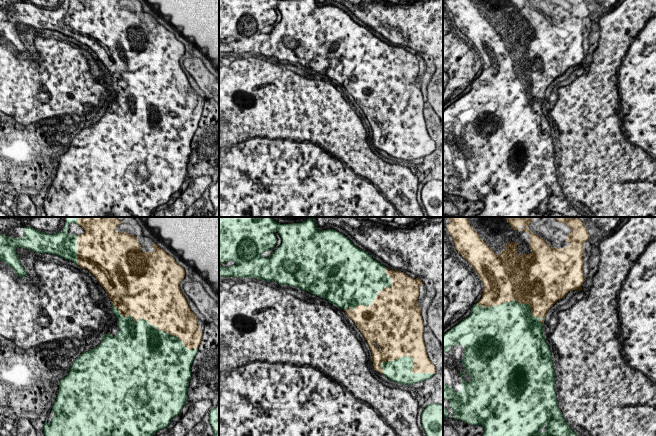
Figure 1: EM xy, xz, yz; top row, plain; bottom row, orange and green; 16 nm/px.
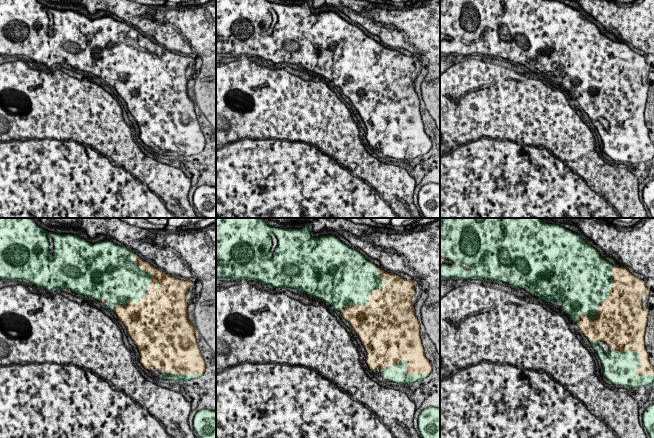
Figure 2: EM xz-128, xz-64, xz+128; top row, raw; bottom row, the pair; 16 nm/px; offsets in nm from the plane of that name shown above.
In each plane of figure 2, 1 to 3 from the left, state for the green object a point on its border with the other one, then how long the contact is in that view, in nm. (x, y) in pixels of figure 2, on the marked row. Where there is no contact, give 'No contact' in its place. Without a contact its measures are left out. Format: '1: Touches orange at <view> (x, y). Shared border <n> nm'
1: Touches orange at xz-128 (148, 289). Shared border 1000 nm
2: Touches orange at xz-64 (370, 297). Shared border 950 nm
3: Touches orange at xz+128 (602, 303). Shared border 1150 nm

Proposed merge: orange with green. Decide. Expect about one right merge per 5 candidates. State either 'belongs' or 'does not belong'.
belongs

